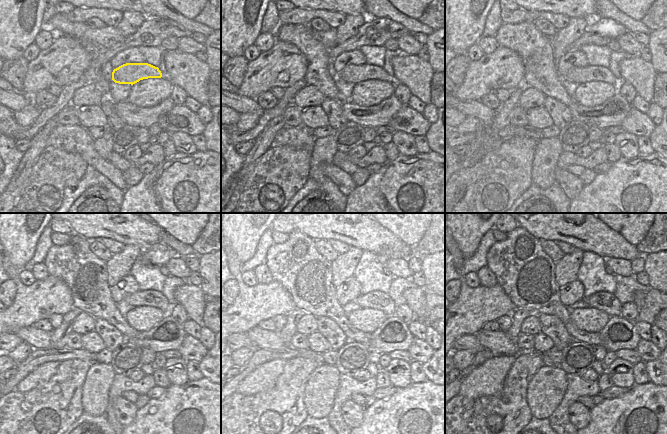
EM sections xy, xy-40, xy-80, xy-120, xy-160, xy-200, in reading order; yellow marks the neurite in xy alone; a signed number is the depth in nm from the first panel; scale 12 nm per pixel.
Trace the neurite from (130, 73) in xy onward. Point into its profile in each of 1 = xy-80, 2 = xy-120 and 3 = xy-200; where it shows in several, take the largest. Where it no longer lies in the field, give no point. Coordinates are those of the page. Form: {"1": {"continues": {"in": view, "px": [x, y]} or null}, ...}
{"1": {"continues": {"in": "xy-80", "px": [580, 75]}}, "2": {"continues": {"in": "xy-120", "px": [152, 298]}}, "3": {"continues": {"in": "xy-200", "px": [604, 301]}}}

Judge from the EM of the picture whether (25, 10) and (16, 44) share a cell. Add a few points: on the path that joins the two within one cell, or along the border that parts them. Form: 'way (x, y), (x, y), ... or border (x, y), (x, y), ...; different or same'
way (17, 18), (16, 36); same

